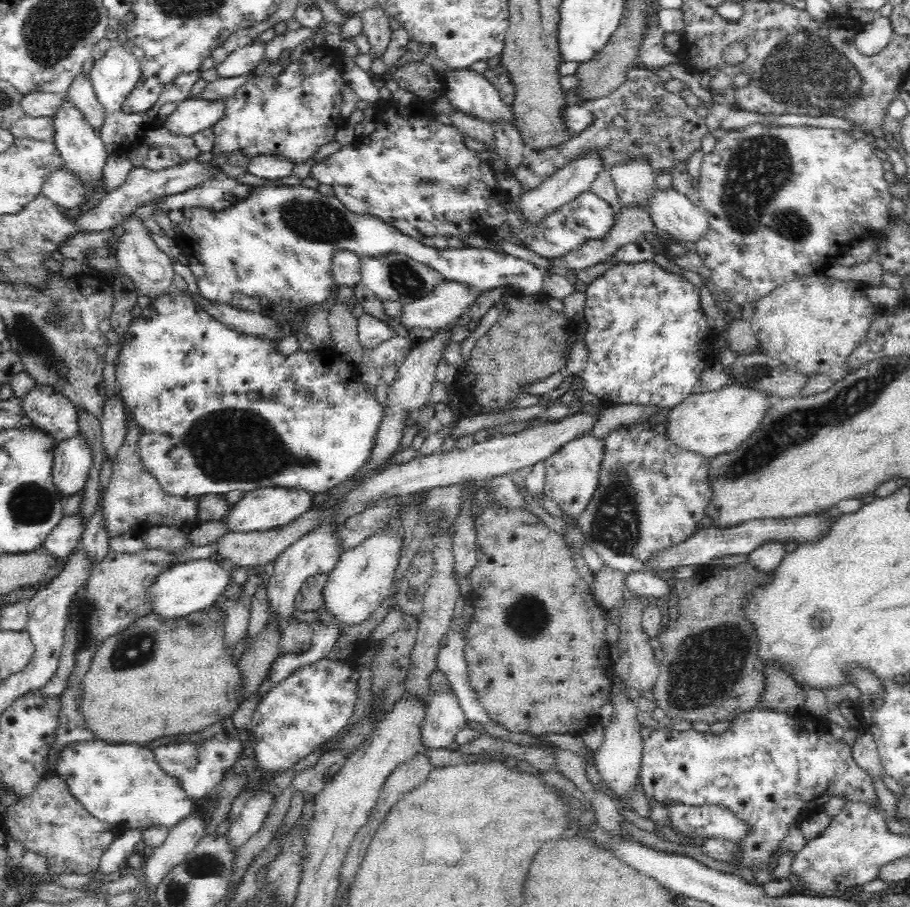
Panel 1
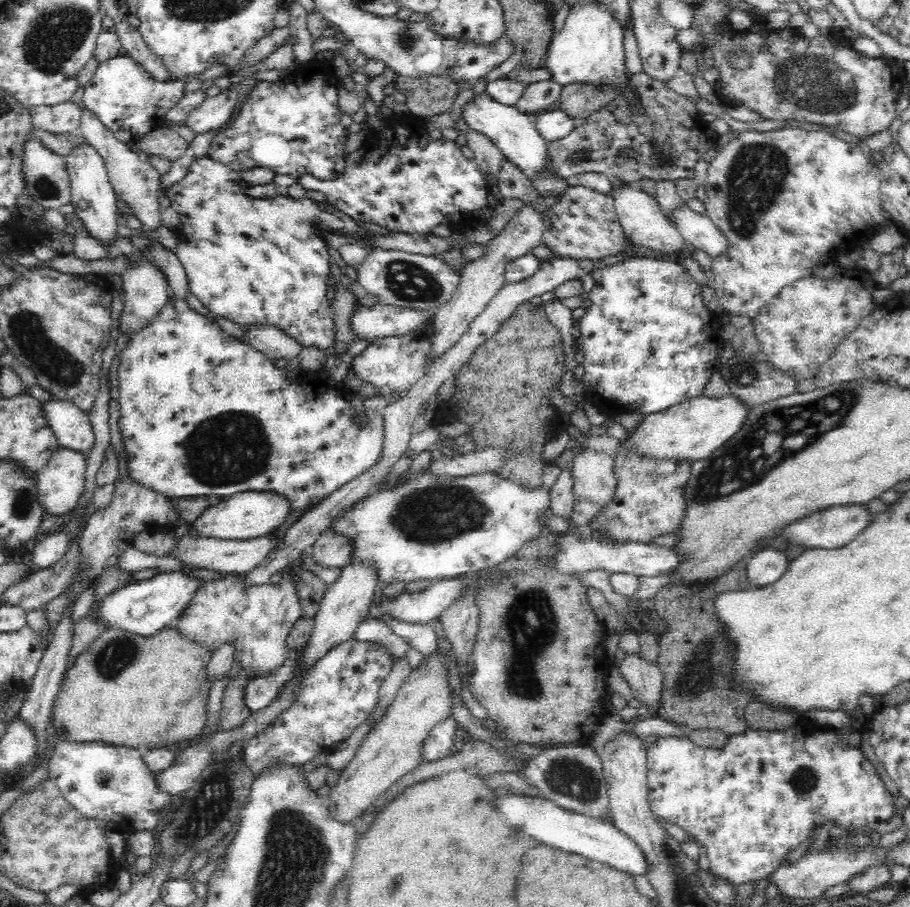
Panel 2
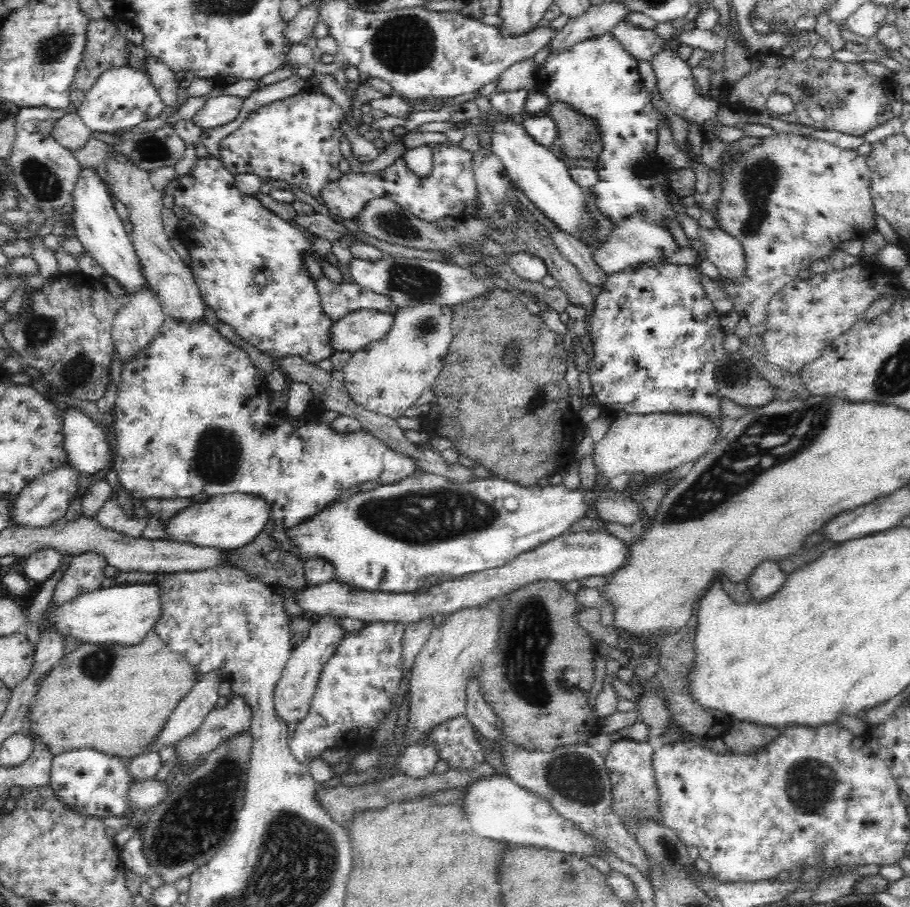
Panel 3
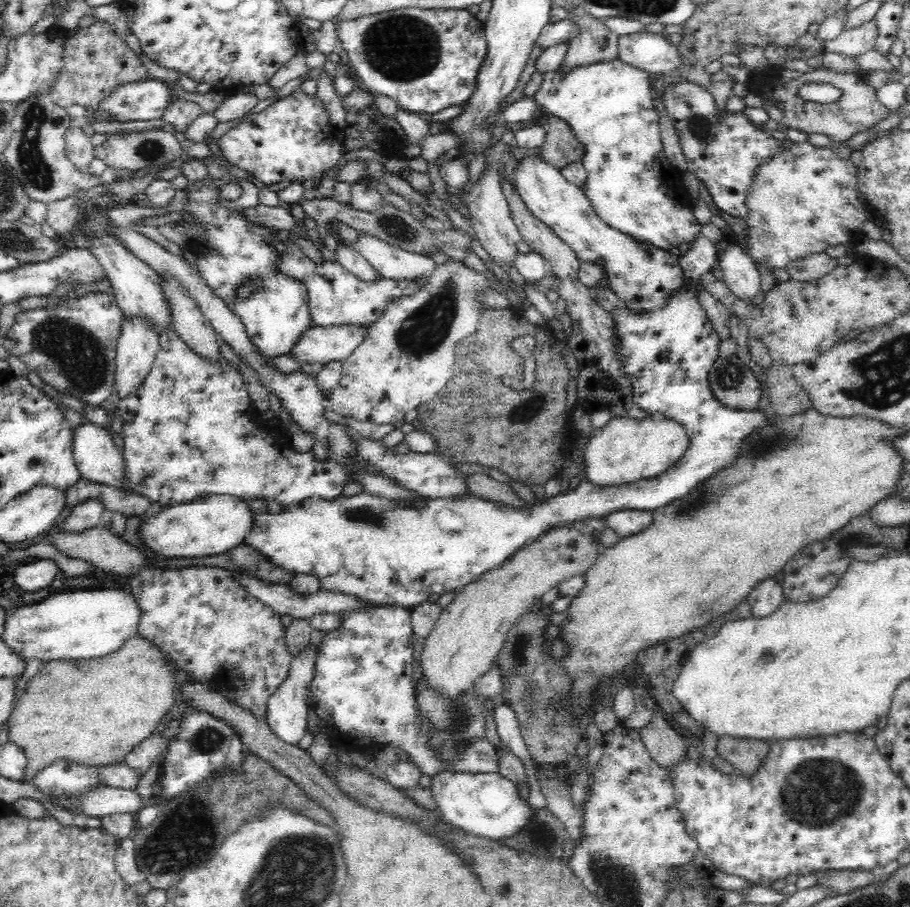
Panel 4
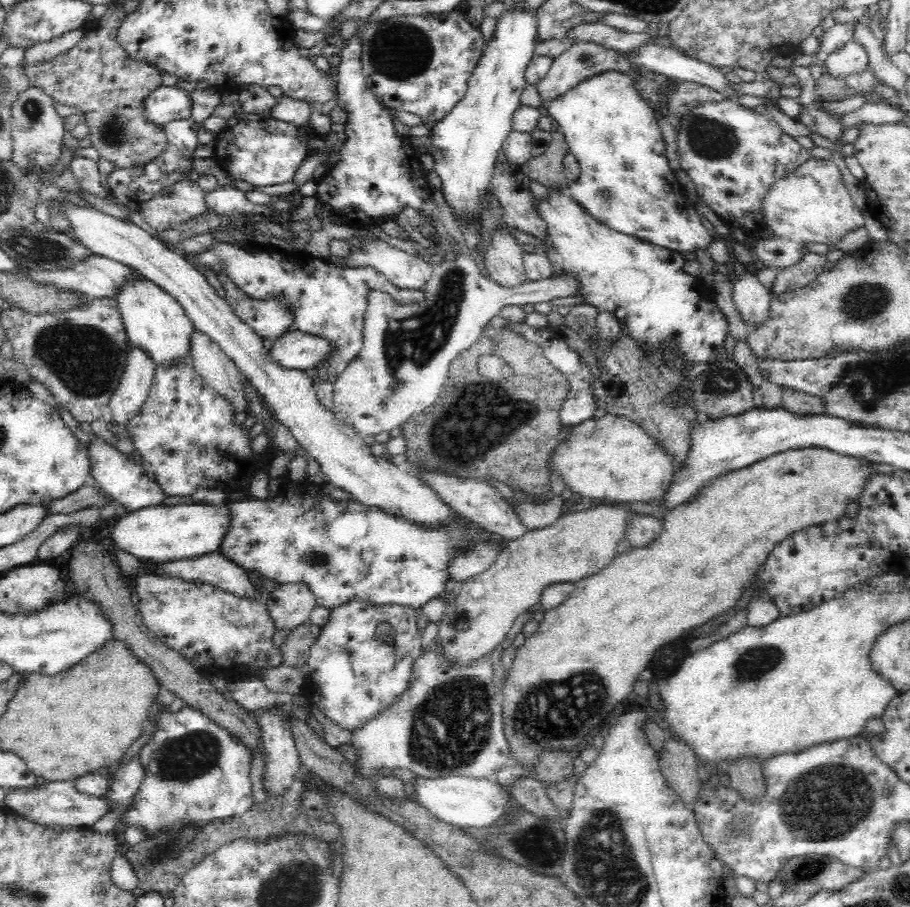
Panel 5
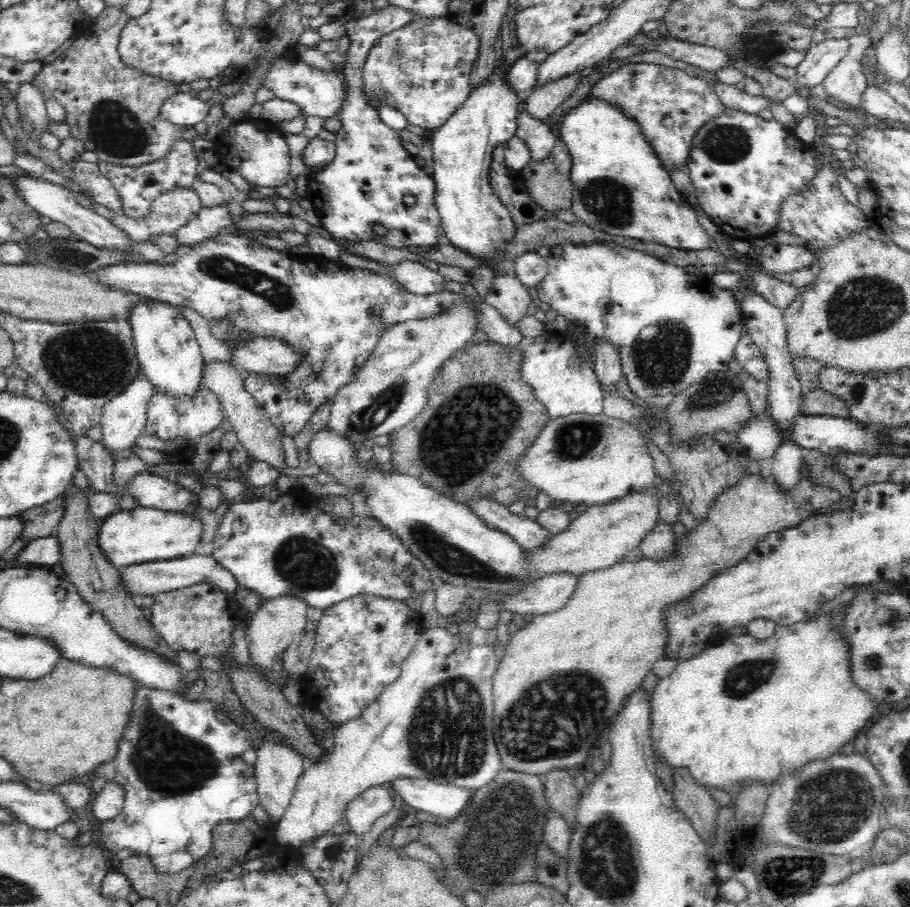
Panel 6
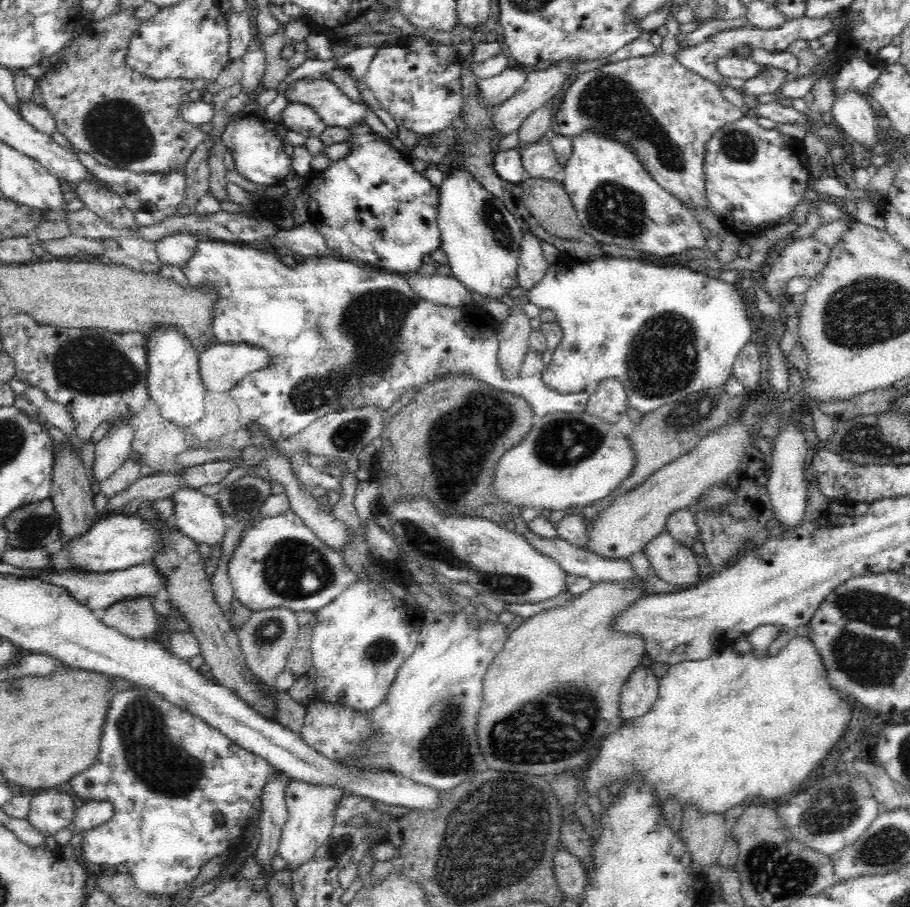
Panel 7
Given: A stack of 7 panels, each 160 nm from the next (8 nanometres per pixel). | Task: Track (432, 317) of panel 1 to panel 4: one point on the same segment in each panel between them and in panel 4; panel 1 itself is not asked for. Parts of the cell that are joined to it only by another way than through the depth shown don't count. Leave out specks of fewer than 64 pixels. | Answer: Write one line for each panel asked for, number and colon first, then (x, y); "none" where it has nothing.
2: (380, 321)
3: (358, 328)
4: (322, 344)

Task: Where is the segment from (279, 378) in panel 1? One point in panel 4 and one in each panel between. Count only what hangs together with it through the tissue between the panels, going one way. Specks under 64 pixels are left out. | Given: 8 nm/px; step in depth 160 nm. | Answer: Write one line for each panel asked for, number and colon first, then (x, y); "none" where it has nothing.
2: (251, 426)
3: (190, 380)
4: (190, 429)

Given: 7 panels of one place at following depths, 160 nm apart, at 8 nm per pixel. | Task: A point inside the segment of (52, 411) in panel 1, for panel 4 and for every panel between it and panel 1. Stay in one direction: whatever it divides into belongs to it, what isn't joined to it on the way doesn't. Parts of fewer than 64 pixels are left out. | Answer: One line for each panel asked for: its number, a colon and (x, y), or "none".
2: (72, 428)
3: (88, 448)
4: (97, 459)

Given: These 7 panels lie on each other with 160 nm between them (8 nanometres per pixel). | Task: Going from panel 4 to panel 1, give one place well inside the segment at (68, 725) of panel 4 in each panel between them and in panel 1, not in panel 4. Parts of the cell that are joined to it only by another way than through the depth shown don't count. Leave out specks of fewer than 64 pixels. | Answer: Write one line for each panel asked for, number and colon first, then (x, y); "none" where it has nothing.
1: (160, 677)
2: (144, 692)
3: (117, 698)

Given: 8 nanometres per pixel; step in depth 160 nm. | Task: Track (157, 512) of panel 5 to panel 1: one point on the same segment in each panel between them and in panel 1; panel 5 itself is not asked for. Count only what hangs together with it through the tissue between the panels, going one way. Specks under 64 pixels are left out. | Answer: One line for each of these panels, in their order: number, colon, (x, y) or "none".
1: (265, 508)
2: (249, 514)
3: (230, 521)
4: (214, 524)

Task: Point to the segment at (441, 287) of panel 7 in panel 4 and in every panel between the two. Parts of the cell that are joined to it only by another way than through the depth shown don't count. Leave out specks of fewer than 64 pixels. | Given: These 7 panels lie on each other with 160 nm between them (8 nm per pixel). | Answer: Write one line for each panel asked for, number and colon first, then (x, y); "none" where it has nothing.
4: (393, 263)
5: (402, 269)
6: (414, 277)

